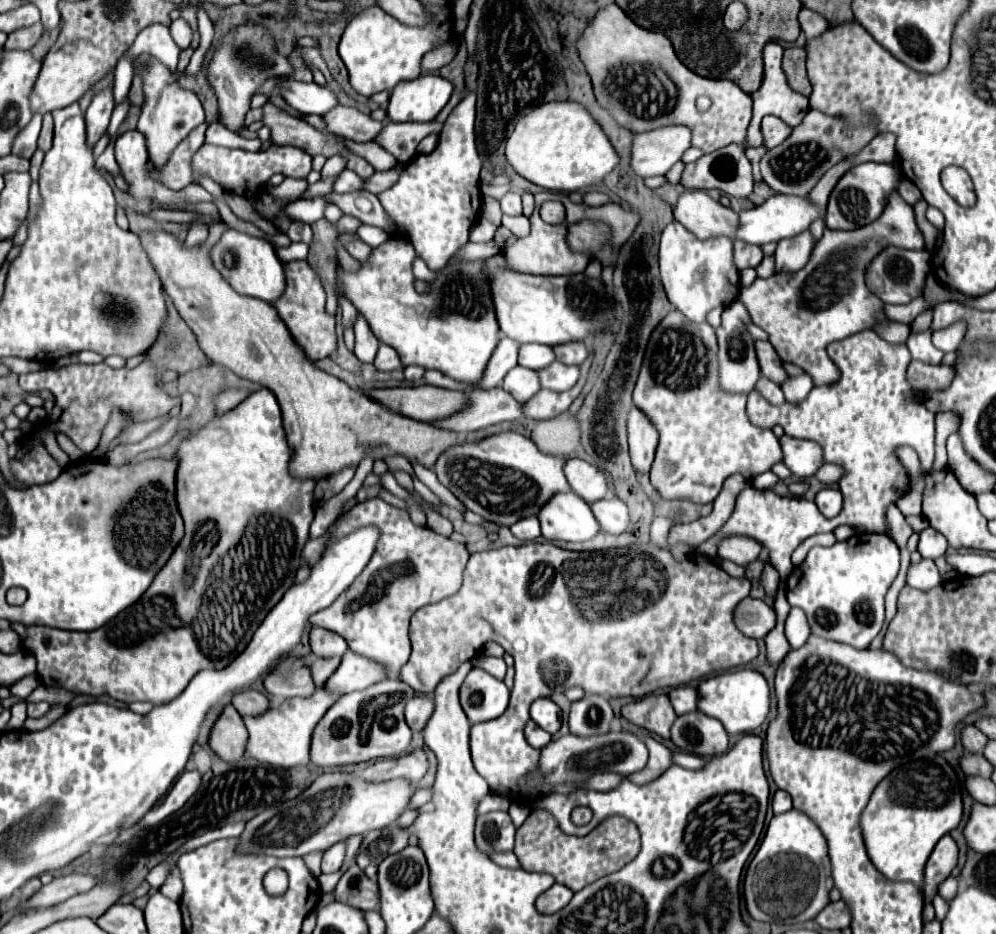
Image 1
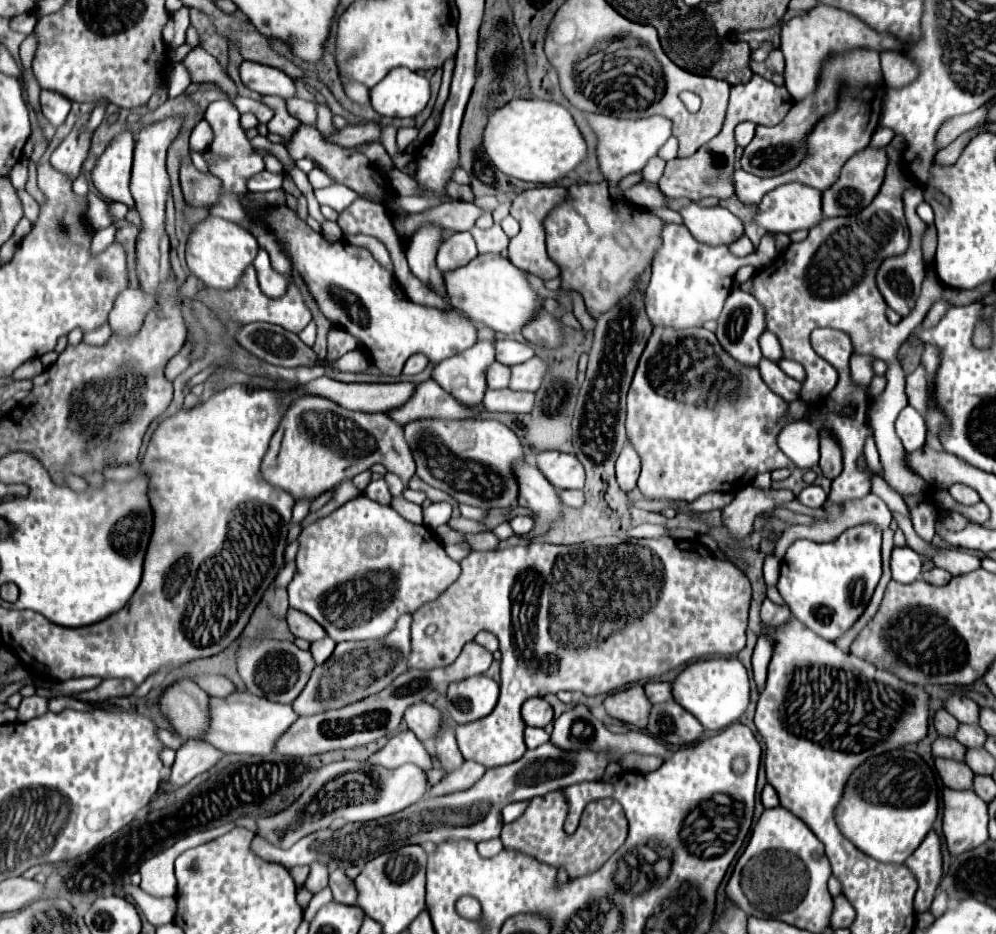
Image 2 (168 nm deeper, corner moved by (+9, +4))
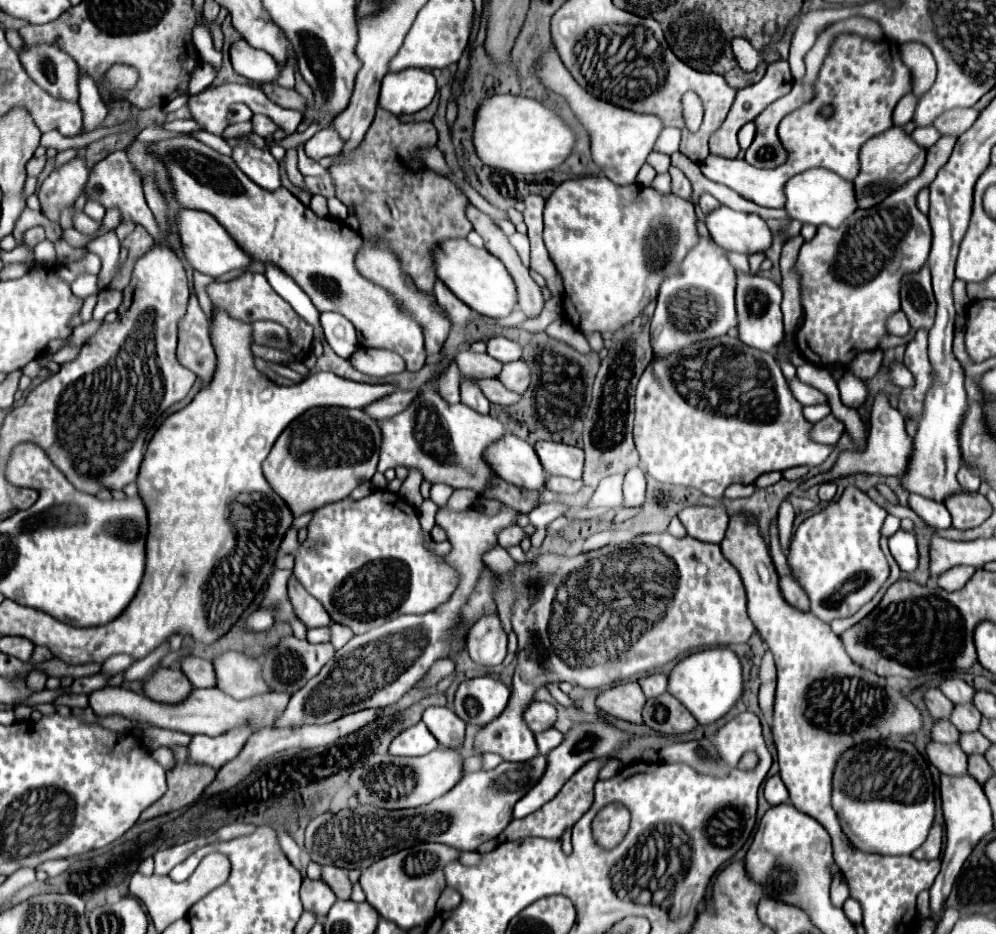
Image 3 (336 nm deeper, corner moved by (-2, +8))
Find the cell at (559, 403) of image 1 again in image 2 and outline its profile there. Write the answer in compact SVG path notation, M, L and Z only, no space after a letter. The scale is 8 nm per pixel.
M509 388L487 390L483 396L483 406L491 412L531 412L533 402L533 392L513 392Z

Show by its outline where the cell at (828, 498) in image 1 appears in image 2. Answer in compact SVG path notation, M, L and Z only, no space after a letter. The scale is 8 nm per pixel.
M815 484L803 488L803 492L799 494L799 502L809 508L821 508L825 500L827 500L827 494L823 492L823 488L819 488Z

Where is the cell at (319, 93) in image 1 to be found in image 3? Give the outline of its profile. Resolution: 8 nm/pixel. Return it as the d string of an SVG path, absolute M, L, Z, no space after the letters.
M246 40L232 44L230 58L234 70L256 84L274 84L282 74L282 66L268 52L252 48Z

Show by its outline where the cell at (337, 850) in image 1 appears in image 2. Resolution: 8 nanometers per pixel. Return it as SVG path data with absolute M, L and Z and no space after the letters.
M319 862L311 864L311 872L309 872L309 878L305 880L303 888L309 890L311 894L317 894L325 886L327 886L327 866L325 864L319 864Z

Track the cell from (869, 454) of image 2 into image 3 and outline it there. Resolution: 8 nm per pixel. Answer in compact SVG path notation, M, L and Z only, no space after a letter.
M912 492L908 498L908 506L932 528L950 528L952 524L950 512L942 502L936 502Z

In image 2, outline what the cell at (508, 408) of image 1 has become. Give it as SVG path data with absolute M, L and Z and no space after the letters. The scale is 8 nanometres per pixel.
M429 378L427 382L415 386L413 398L409 398L401 408L387 412L387 416L397 420L397 424L407 424L419 418L473 418L477 412L479 408L465 408L455 402L433 378Z

